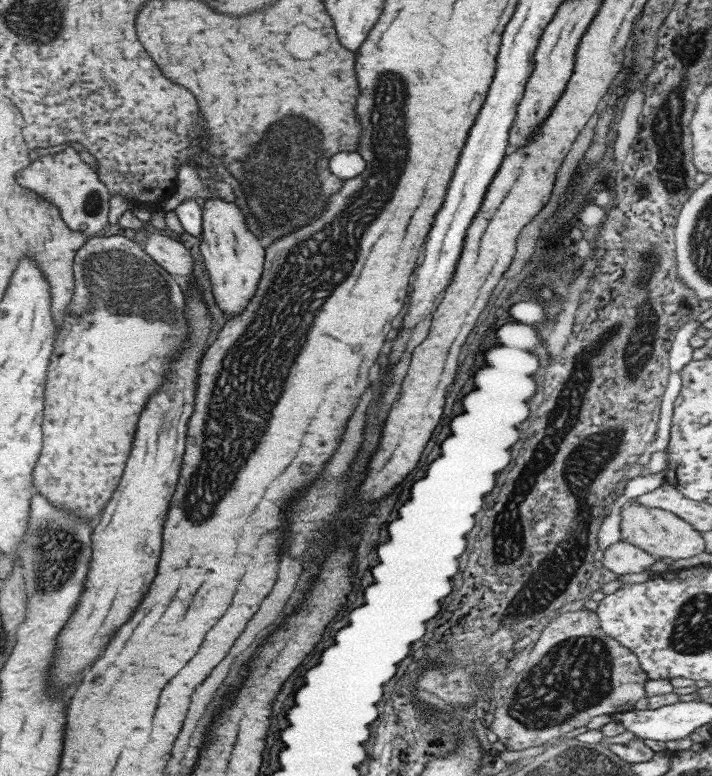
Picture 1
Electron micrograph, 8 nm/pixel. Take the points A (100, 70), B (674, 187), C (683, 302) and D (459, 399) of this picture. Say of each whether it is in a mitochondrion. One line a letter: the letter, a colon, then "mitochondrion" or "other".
A: other
B: mitochondrion
C: mitochondrion
D: other

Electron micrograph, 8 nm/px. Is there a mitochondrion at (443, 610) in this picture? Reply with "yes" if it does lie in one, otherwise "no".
no

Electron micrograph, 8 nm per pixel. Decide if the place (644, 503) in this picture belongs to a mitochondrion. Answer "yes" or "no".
no

